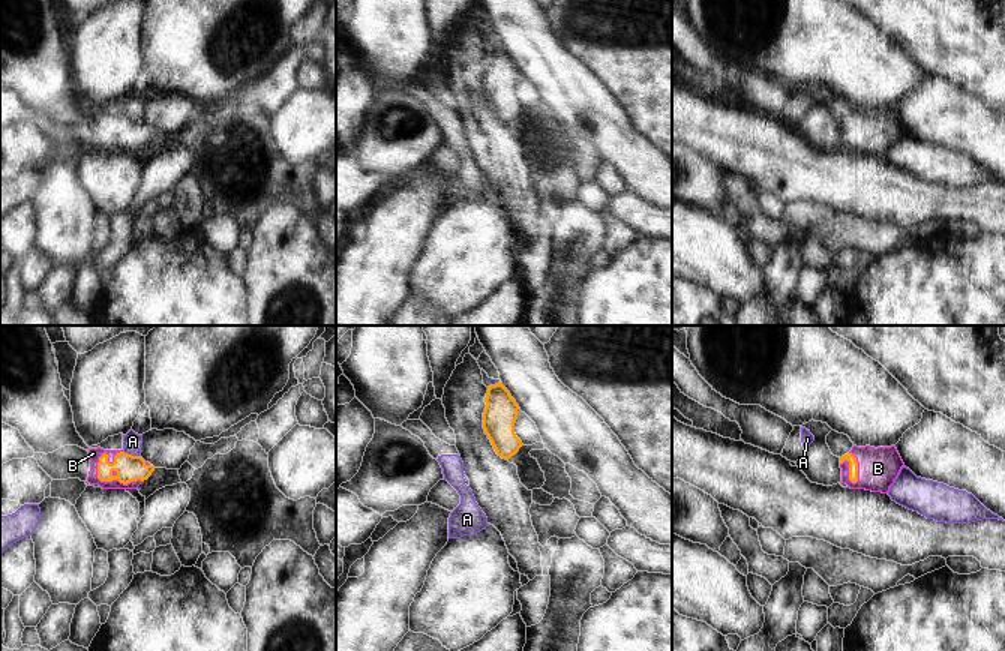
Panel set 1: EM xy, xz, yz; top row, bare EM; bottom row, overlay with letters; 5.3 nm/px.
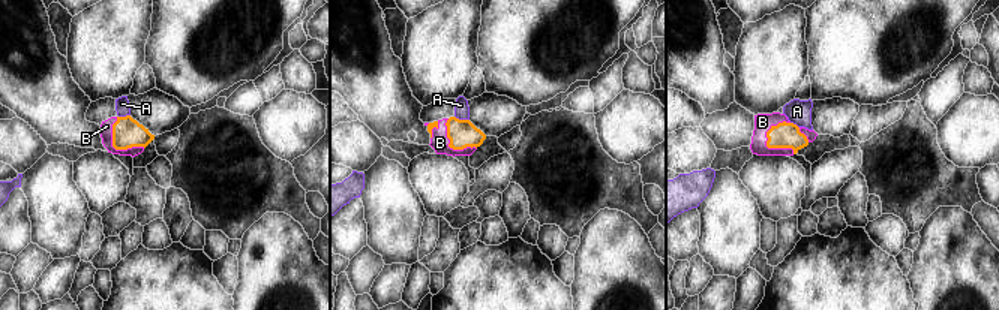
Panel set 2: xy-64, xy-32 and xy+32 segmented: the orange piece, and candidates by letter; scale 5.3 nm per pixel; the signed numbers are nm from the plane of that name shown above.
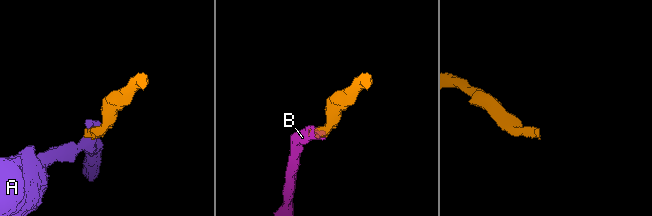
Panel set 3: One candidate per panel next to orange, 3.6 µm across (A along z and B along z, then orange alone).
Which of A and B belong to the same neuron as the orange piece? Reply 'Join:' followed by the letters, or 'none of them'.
Join: B.

